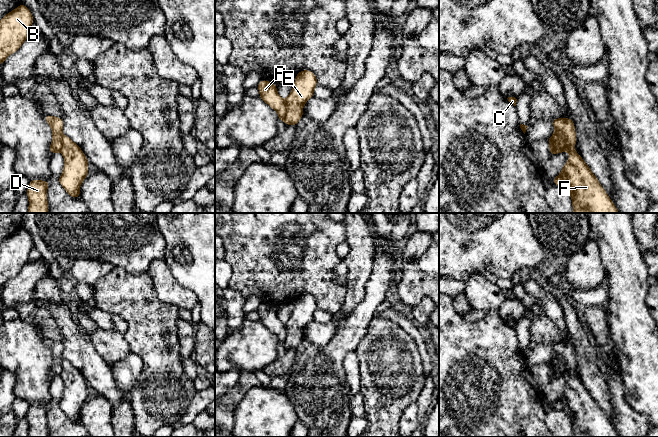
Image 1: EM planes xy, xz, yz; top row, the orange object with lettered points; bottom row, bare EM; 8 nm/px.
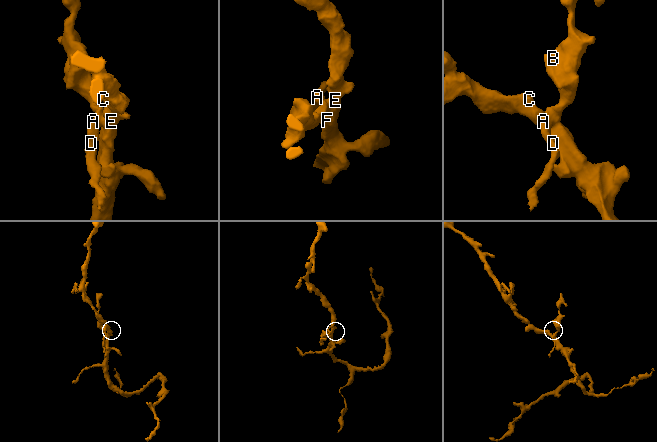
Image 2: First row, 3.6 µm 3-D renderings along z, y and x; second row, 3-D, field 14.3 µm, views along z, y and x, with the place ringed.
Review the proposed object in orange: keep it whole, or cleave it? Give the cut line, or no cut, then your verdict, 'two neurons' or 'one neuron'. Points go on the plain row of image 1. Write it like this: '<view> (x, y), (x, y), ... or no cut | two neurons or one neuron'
yz (550, 361), (555, 371), (563, 371), (567, 368), (573, 370) | two neurons

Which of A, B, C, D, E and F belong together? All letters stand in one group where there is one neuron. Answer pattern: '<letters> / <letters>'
A B D / C E F

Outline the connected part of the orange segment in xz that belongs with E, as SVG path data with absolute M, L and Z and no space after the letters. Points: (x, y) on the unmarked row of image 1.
M302 294L295 299L295 307L285 323L286 338L284 347L286 349L297 349L303 341L305 327L313 321L314 313L317 310L316 299L310 294Z

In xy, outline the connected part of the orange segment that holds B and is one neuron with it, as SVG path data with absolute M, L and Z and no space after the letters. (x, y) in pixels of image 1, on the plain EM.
M24 228L7 237L0 244L0 289L15 277L26 263L33 248L31 235Z

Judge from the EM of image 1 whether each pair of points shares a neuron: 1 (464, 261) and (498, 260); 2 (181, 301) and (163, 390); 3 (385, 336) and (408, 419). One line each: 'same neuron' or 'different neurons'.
1: same neuron
2: different neurons
3: different neurons

